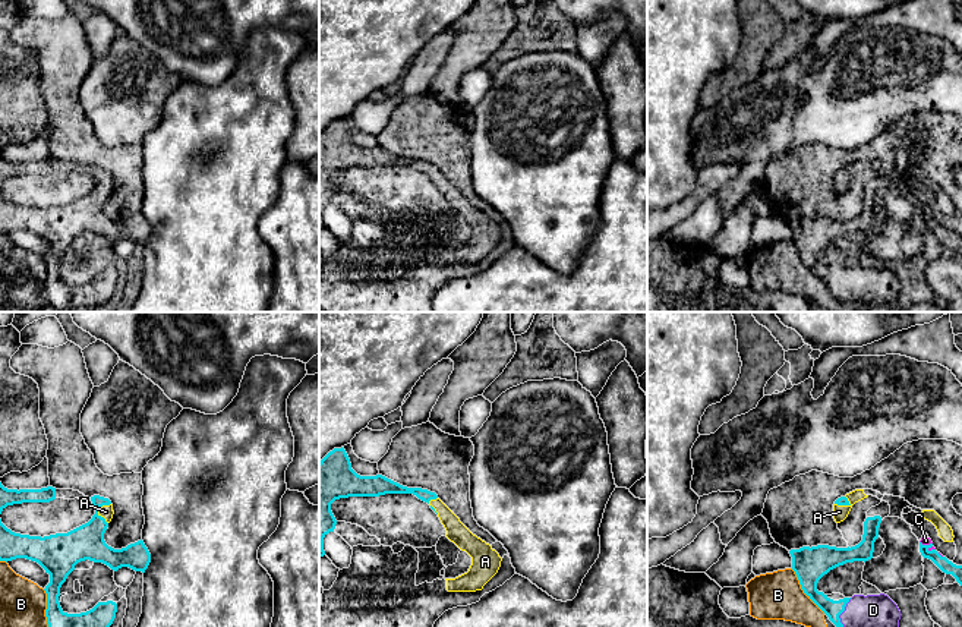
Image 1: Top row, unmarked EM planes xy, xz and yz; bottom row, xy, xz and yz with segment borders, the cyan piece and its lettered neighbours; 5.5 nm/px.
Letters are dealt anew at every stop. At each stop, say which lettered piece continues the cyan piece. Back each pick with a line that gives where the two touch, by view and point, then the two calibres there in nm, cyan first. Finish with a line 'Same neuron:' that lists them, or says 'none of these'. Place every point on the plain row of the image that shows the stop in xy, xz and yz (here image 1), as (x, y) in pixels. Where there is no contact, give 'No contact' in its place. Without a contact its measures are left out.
A: Touches cyan at xy (97, 182). Thickness 190 nm (cyan) against 70 nm
C: Touches cyan at yz (927, 217). Thickness 70 nm (cyan) against 50 nm
D: Touches cyan at yz (838, 289). Thickness 100 nm (cyan) against 220 nm
Same neuron: A, C, D

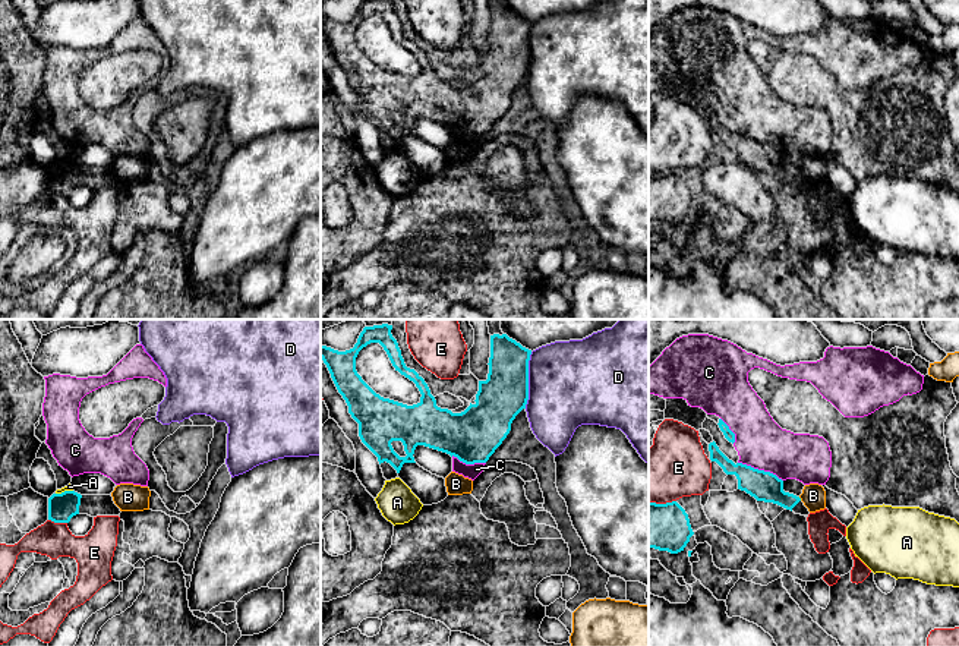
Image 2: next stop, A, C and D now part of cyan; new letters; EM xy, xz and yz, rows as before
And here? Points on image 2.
Same neuron: none of these

